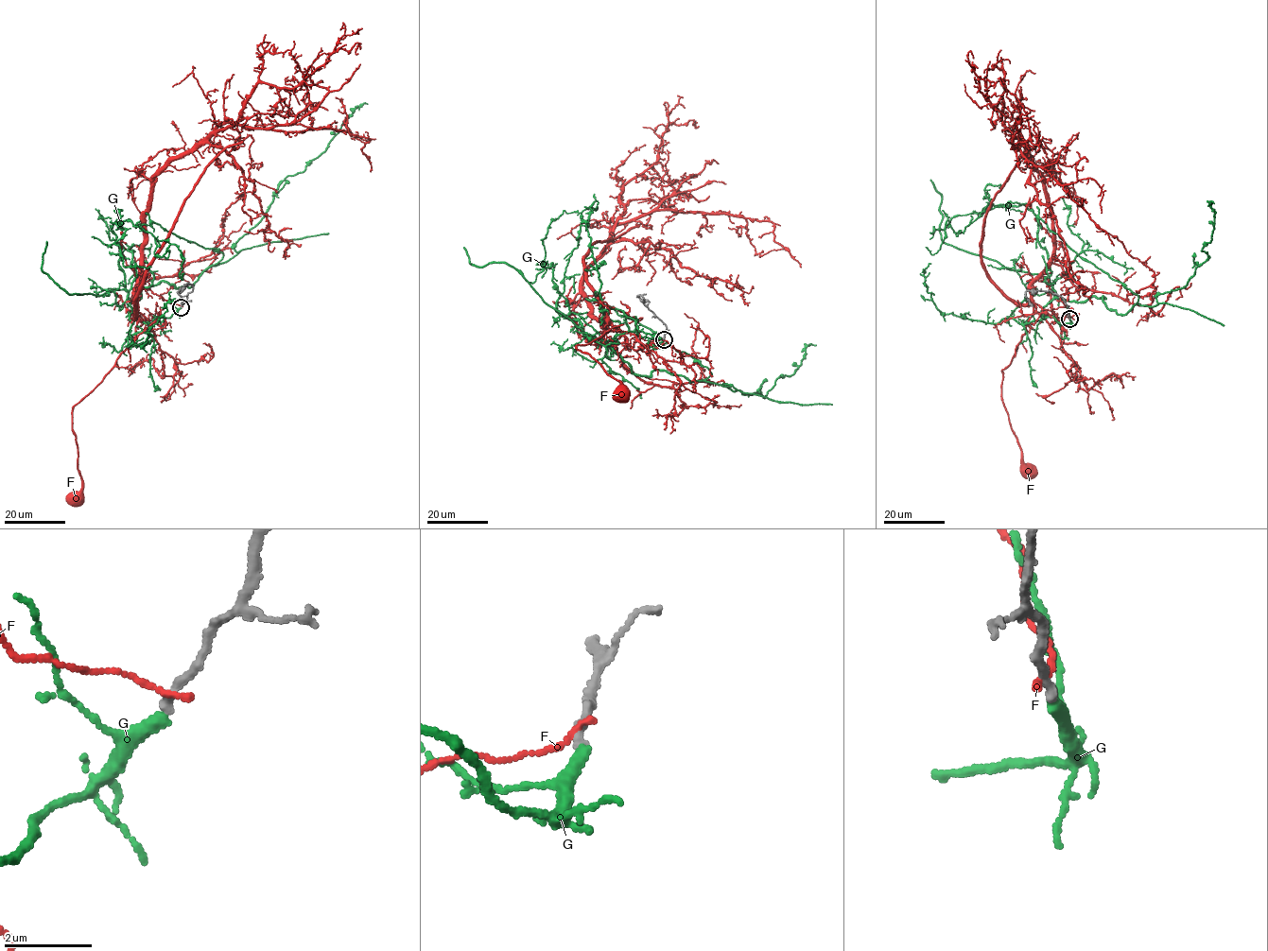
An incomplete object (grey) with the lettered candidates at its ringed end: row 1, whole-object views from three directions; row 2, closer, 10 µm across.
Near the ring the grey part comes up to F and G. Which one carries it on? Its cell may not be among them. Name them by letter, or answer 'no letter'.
G

